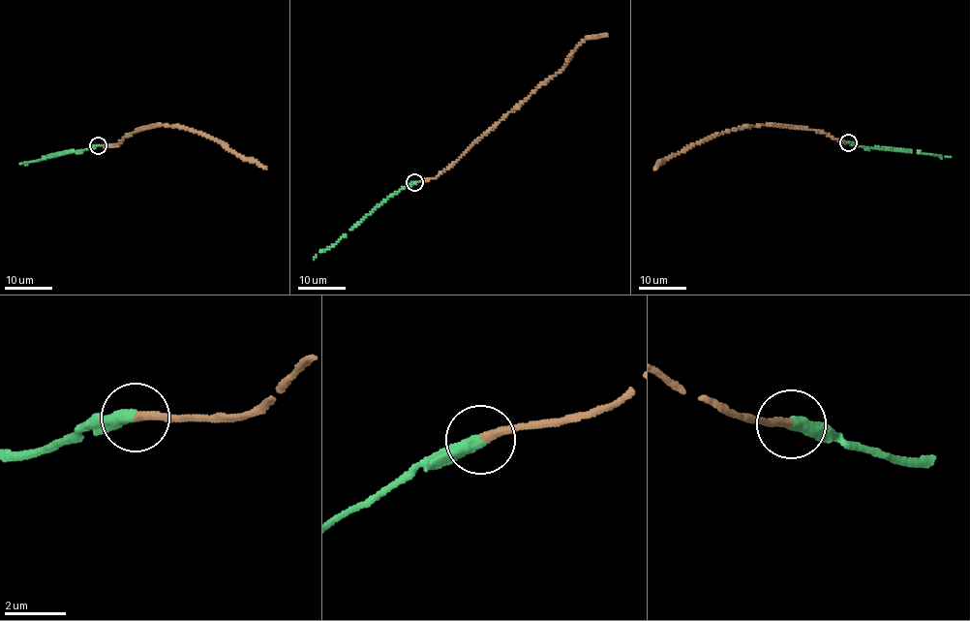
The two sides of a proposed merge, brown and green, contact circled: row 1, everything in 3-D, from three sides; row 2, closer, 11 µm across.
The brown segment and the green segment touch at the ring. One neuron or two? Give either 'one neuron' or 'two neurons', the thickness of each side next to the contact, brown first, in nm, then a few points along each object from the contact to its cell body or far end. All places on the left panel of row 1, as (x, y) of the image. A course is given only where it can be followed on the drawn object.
one neuron; calibres 260 and 440 nm; course brown (98, 146), (116, 145), (126, 136), (143, 128), (179, 125), (224, 142), (233, 153), (252, 158), (266, 168); course green (98, 146), (19, 163)

